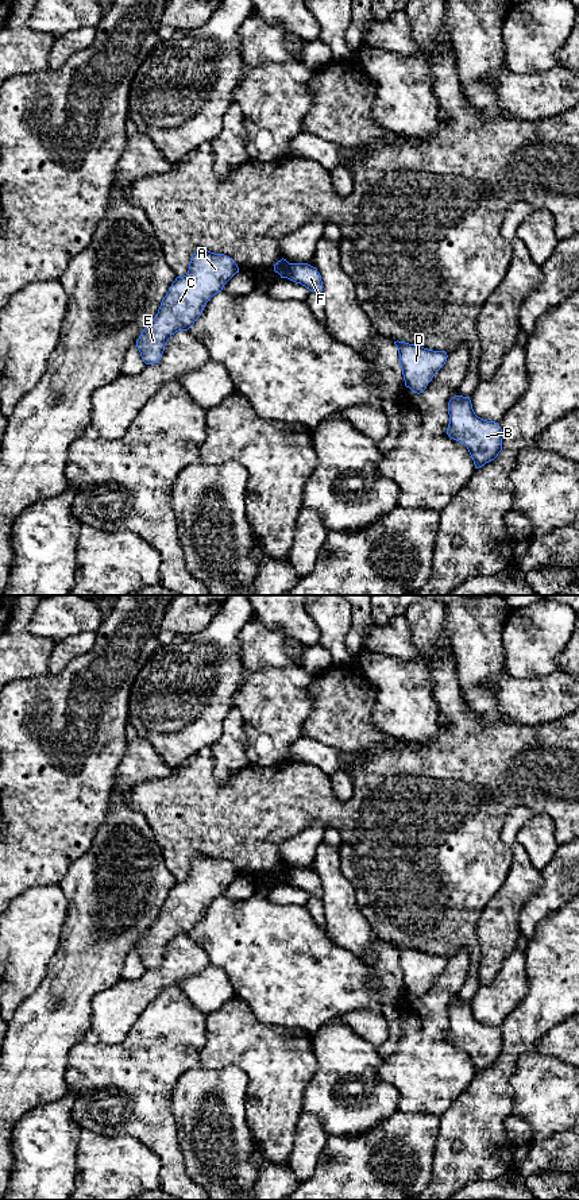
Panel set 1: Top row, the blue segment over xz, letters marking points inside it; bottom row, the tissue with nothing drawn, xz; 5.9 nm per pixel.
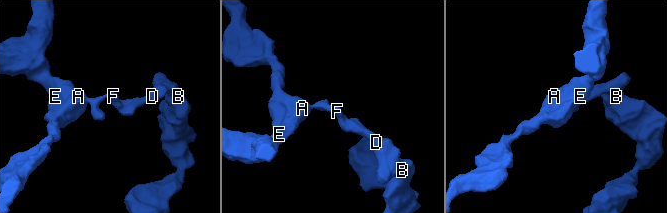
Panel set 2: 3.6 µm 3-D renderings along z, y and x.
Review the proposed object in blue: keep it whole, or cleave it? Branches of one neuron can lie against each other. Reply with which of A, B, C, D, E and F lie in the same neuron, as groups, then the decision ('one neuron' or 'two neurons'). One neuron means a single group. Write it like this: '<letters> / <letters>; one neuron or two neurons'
A C E / B D F; two neurons

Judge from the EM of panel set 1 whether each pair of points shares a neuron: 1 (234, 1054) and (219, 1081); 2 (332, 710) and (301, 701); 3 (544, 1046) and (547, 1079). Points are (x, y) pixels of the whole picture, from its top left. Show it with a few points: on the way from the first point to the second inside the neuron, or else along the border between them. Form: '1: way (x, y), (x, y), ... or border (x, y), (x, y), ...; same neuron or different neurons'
1: border (197, 1067), (238, 1065), (247, 1076), (247, 1091); different neurons
2: border (315, 675), (309, 687), (312, 710), (302, 734); different neurons
3: border (535, 1053), (543, 1057), (555, 1057), (564, 1062); different neurons

